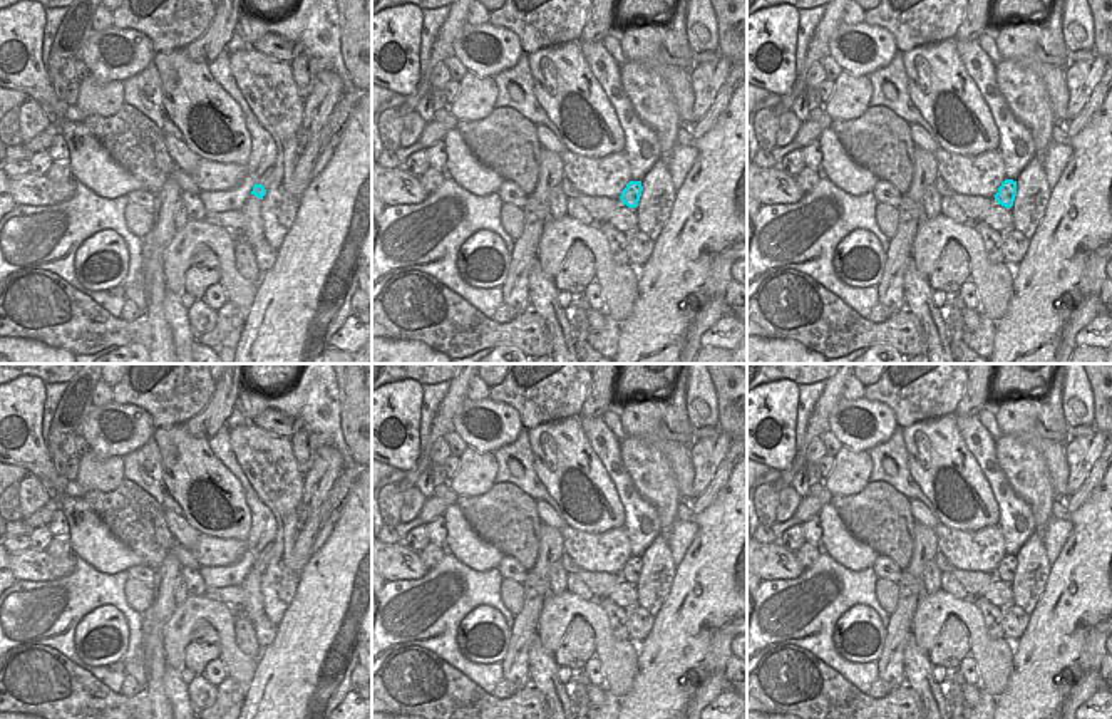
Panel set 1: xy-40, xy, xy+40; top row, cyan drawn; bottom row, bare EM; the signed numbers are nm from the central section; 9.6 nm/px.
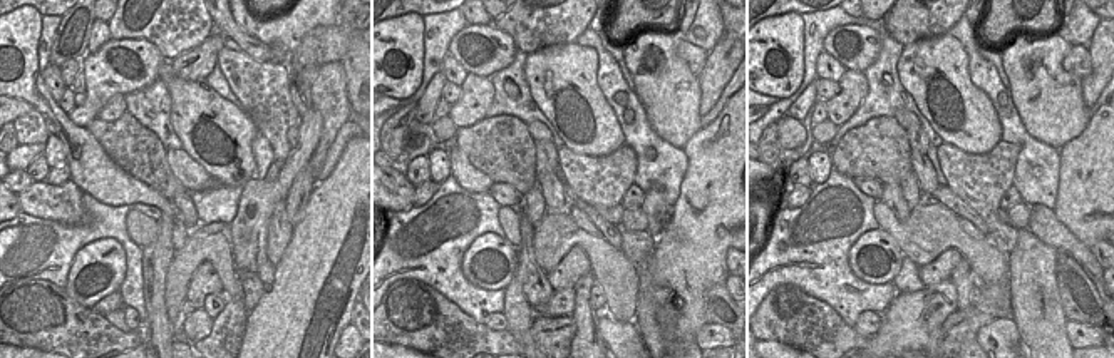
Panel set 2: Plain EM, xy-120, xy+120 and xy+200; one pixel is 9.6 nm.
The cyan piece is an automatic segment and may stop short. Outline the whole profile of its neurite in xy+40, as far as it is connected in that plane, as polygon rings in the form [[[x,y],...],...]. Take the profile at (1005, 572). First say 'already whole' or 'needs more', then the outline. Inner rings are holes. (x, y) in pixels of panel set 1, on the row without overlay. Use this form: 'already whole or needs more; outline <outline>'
already whole; outline [[[1005,555],[1001,558],[1001,561],[998,563],[998,568],[995,570],[995,575],[998,577],[998,580],[1005,582],[1005,583],[1012,583],[1013,577],[1017,572],[1017,556],[1013,555]]]

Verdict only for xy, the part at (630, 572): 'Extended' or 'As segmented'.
As segmented

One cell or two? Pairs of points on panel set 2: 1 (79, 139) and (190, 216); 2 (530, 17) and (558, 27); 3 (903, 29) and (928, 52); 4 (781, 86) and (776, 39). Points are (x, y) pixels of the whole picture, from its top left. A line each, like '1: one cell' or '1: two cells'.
1: two cells
2: one cell
3: two cells
4: one cell

